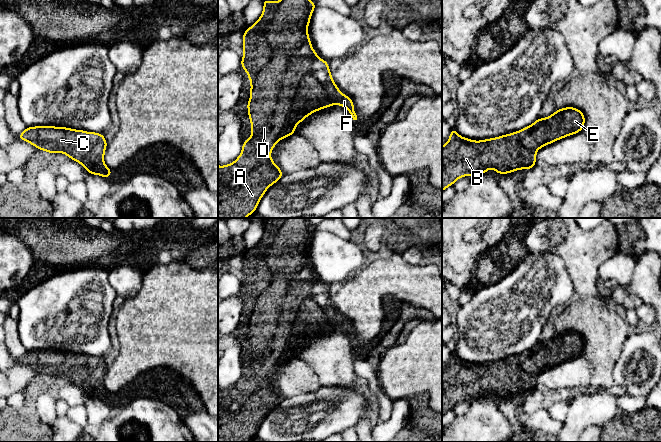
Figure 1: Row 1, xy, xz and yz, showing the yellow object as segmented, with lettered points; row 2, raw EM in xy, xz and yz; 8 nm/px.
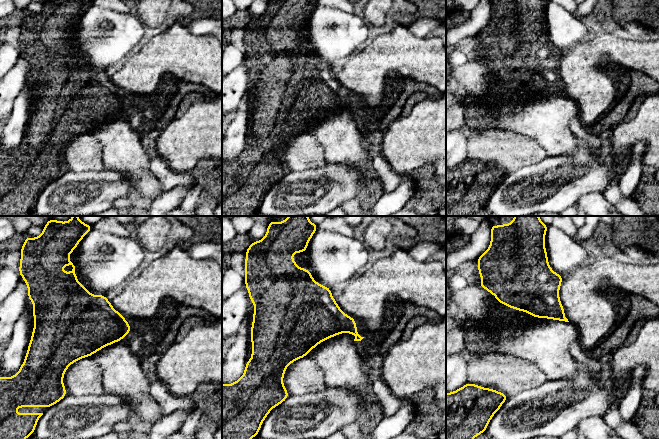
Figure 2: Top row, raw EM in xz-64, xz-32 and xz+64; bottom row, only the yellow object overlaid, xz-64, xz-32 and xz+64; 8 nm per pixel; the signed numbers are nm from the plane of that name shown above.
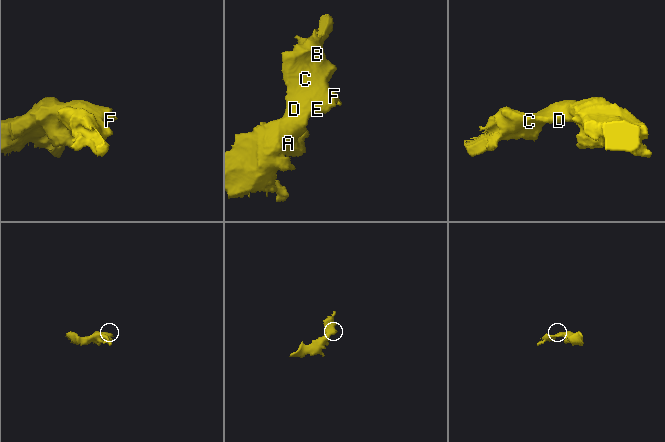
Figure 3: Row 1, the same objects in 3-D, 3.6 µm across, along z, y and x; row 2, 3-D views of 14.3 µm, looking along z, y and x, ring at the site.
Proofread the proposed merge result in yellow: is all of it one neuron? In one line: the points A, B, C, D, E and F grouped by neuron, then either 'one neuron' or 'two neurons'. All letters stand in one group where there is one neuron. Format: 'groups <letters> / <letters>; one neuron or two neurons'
groups A B C D E F; one neuron

